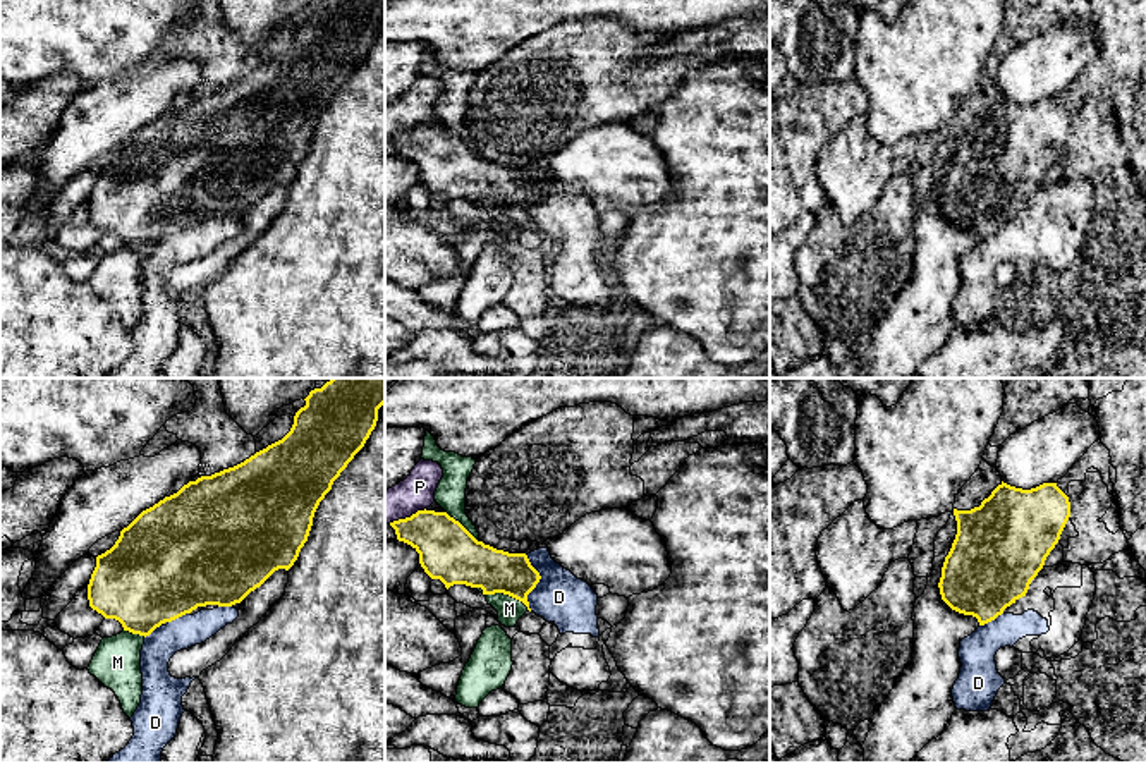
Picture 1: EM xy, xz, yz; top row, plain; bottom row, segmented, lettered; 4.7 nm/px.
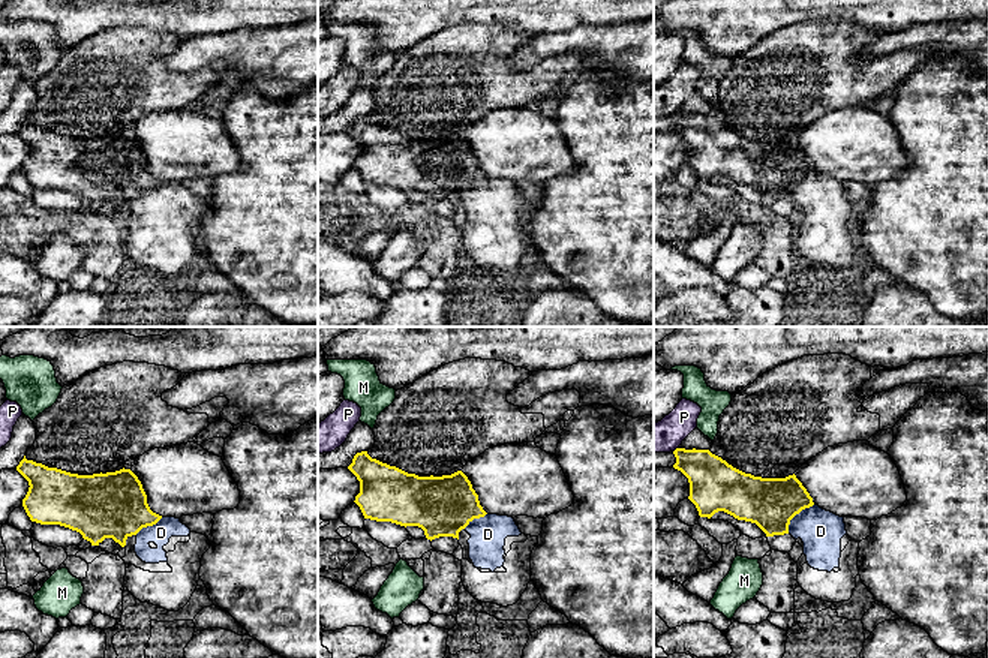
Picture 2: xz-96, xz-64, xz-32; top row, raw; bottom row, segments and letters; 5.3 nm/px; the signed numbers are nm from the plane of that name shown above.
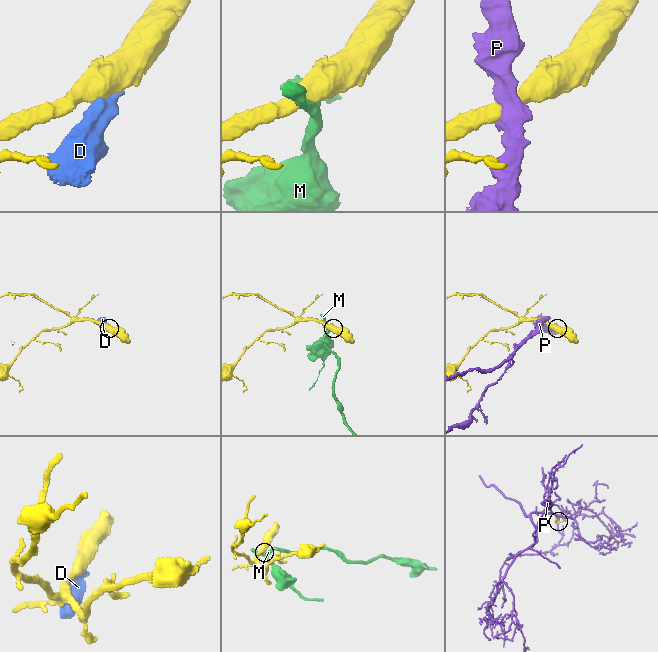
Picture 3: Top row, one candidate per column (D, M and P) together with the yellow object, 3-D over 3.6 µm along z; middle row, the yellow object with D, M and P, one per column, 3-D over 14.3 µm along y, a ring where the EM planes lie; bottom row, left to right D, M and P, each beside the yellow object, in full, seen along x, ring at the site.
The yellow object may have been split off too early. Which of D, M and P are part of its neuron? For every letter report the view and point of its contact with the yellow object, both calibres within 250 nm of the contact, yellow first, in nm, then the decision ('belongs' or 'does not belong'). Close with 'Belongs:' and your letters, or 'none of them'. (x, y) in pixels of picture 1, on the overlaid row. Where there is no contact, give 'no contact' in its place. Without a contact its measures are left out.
D: meets yellow in xz at (538, 581); 200 nm thick on the yellow side, 240 nm on the other; does not belong
M: meets yellow in xz at (502, 592); 240 nm thick on the yellow side, 120 nm on the other; does not belong
P: meets yellow in xz at (406, 518); 280 nm thick on the yellow side, 170 nm on the other; does not belong
Belongs: none of them

